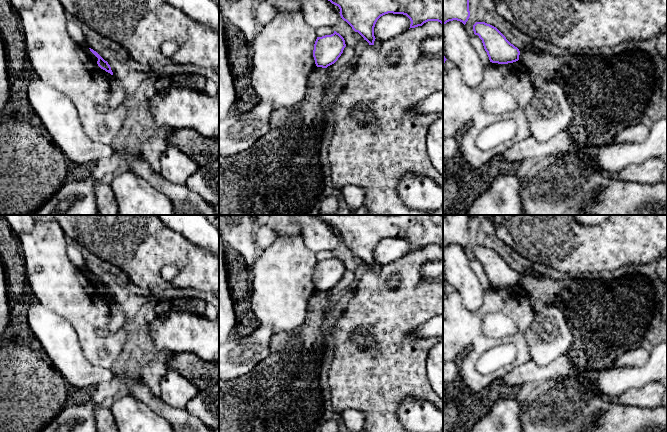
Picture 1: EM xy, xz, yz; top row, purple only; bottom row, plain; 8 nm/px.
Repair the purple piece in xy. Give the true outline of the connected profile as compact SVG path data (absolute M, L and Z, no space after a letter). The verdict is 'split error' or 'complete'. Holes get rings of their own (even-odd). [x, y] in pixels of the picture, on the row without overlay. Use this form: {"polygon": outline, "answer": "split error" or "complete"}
{"polygon": "M89 272L90 275L98 282L97 288L98 290L105 294L106 296L110 297L111 299L113 299L113 296L111 294L110 289L108 288L107 285L105 285L96 275L94 275L93 273Z", "answer": "complete"}

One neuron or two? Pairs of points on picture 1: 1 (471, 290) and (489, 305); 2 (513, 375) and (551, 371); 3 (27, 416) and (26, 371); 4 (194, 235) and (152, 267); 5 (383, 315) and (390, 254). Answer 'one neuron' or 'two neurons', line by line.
1: two neurons
2: one neuron
3: one neuron
4: two neurons
5: two neurons

